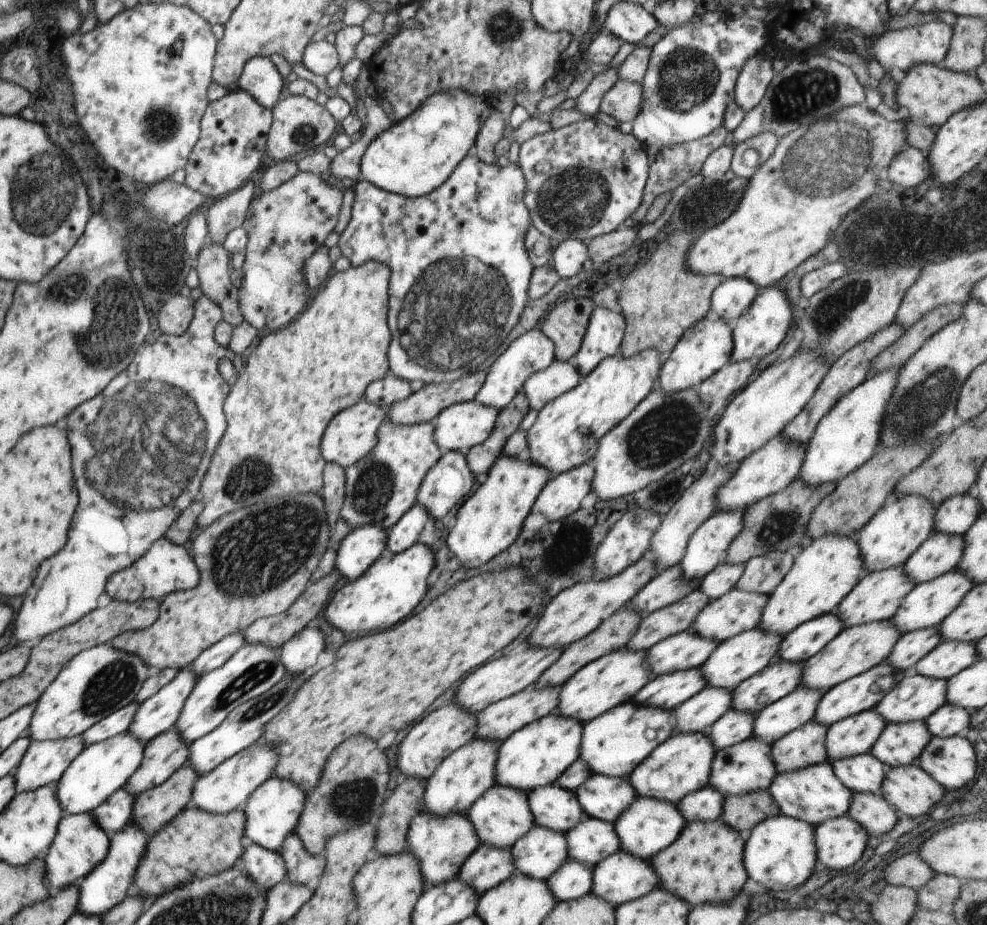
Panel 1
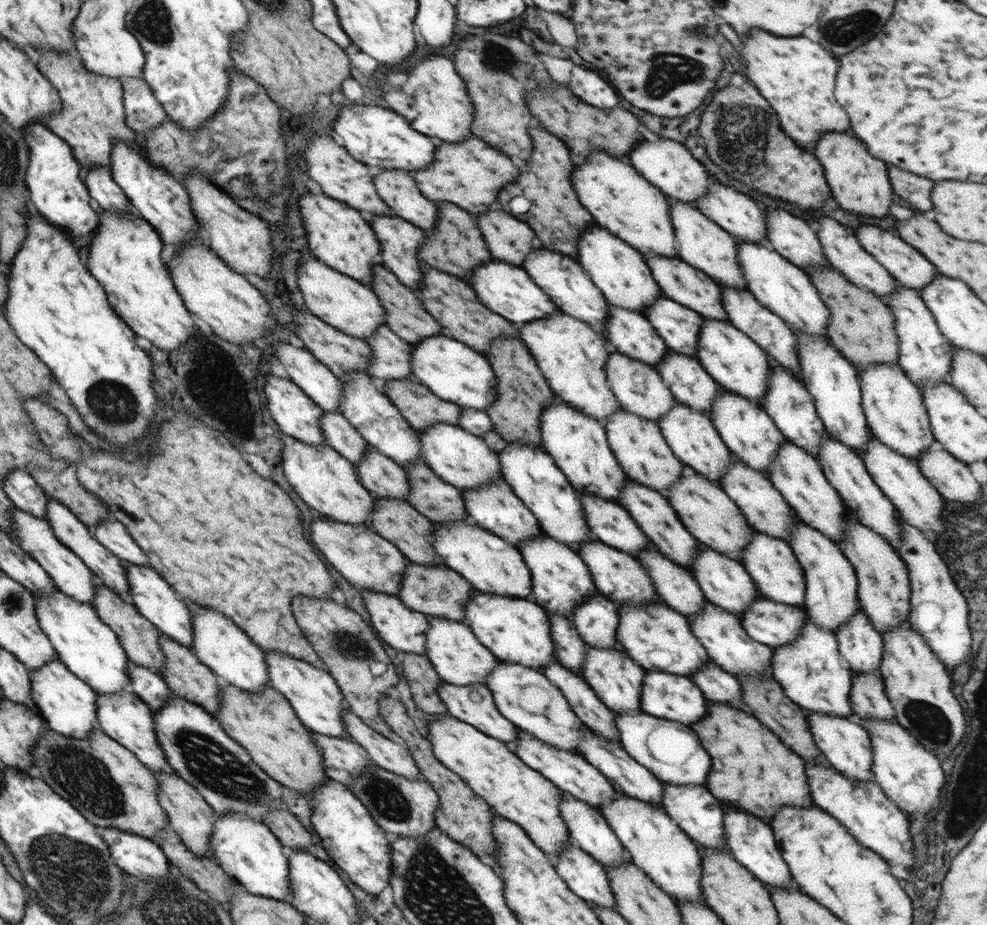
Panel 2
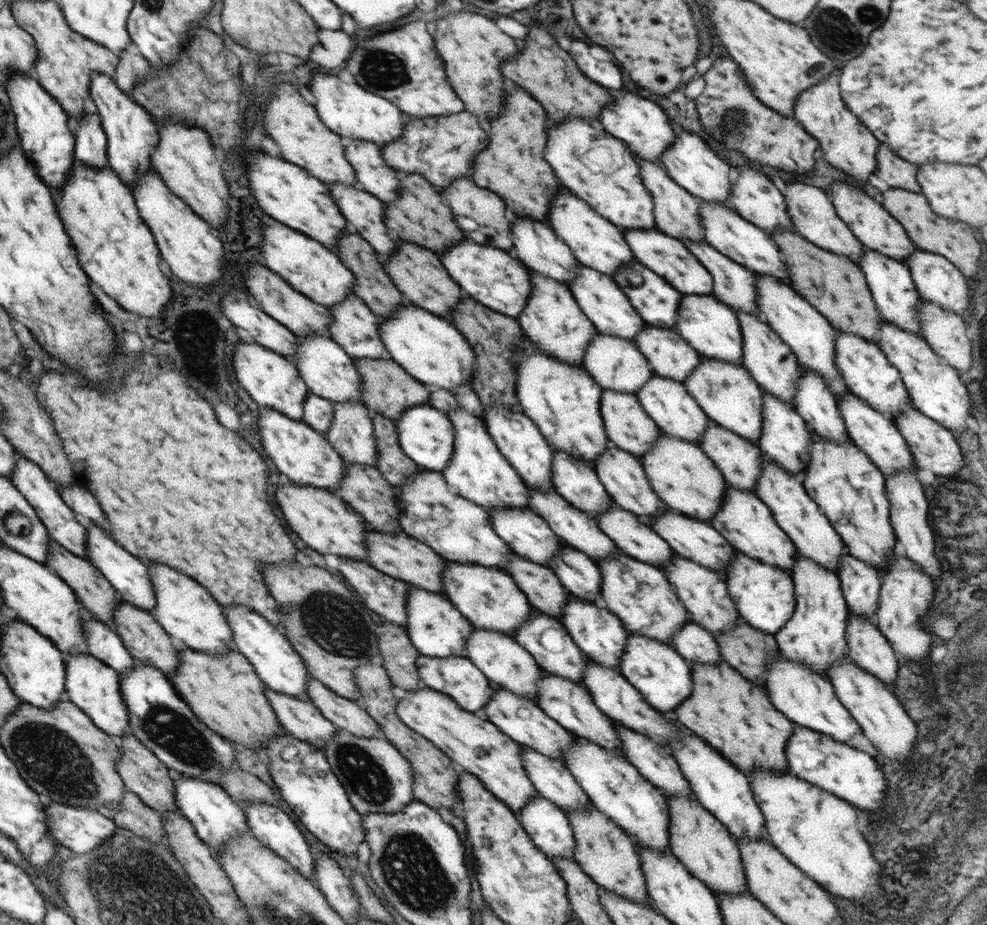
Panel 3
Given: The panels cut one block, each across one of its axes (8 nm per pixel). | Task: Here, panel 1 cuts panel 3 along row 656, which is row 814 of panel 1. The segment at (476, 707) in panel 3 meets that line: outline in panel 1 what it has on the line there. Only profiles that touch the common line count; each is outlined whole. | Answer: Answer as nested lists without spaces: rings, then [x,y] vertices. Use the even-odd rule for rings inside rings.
[[[420,811],[407,831],[407,848],[419,860],[425,888],[456,877],[464,862],[480,845],[481,840],[466,813],[433,817],[430,813]]]

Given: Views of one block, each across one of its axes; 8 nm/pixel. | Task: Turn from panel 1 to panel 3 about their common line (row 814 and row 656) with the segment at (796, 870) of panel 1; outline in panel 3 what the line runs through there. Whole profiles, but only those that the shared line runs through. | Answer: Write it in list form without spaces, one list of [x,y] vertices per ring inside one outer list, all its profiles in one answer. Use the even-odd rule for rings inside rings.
[[[780,650],[779,653],[780,655],[767,666],[766,676],[764,676],[765,689],[773,705],[780,712],[783,712],[792,722],[796,722],[800,726],[827,734],[838,742],[848,742],[856,732],[861,730],[861,726],[854,720],[850,711],[838,700],[834,685],[828,678],[823,677],[816,671],[810,670],[806,665],[787,659],[781,654]]]

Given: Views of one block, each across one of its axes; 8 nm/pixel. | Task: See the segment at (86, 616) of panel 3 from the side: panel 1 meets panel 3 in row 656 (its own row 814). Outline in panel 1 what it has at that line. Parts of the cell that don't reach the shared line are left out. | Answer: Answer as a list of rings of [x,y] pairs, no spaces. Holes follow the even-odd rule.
[[[126,788],[118,789],[93,810],[93,815],[97,823],[112,836],[131,822],[135,800],[136,796],[130,795]]]

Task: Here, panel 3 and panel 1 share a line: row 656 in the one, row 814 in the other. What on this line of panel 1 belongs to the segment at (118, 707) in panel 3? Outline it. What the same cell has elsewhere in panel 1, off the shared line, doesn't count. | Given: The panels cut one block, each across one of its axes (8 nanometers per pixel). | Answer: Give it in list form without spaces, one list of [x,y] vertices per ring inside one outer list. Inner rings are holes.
[[[93,811],[85,813],[64,814],[64,819],[57,829],[56,840],[44,855],[45,866],[48,873],[45,874],[45,882],[49,884],[53,893],[68,888],[74,882],[80,882],[90,874],[109,854],[112,847],[110,835],[97,823]]]

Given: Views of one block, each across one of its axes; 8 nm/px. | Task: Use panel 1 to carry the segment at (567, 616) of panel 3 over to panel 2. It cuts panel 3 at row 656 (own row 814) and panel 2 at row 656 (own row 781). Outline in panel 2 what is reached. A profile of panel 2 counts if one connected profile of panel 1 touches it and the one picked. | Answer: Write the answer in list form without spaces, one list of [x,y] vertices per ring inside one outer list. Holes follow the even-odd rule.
[[[585,644],[584,666],[582,668],[583,678],[590,684],[596,696],[602,704],[615,714],[642,714],[640,706],[640,692],[644,681],[645,670],[636,664],[630,656],[621,650],[606,650],[606,648],[594,648]]]

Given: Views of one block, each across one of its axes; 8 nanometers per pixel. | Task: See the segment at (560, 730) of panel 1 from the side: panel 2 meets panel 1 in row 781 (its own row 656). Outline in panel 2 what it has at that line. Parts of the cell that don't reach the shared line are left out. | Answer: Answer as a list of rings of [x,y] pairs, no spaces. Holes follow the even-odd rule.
[[[477,591],[474,598],[468,600],[466,604],[464,620],[476,638],[496,658],[504,662],[522,664],[526,668],[542,671],[542,668],[558,661],[552,642],[548,614],[533,599],[508,598],[508,596]]]

